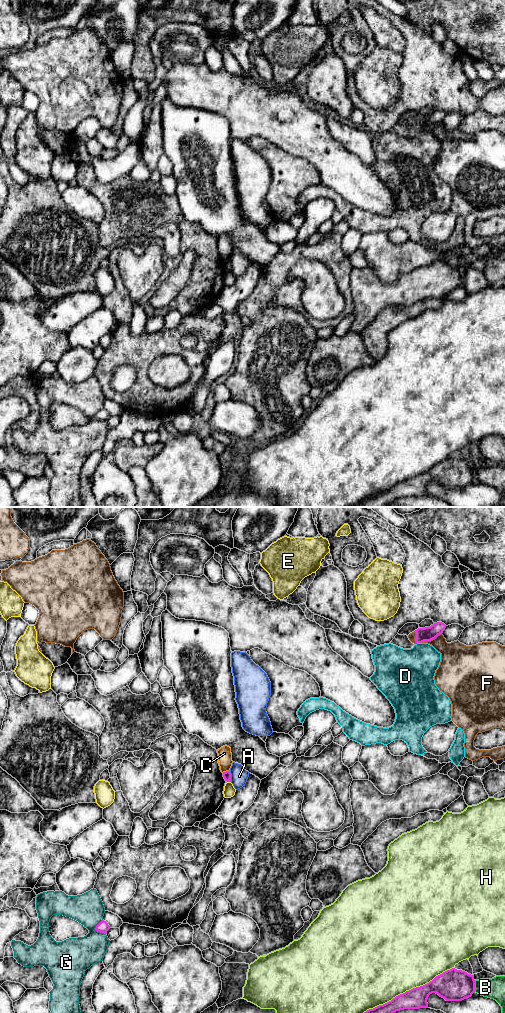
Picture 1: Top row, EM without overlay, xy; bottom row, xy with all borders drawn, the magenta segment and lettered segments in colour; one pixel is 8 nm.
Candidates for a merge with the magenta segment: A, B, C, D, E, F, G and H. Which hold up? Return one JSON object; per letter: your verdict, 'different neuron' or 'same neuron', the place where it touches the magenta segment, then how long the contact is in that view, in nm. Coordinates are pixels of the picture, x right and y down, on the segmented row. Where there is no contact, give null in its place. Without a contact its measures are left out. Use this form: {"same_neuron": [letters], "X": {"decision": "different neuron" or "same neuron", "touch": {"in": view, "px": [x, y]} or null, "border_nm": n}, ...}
{"same_neuron": [], "A": {"decision": "different neuron", "touch": {"in": "xy", "px": [230, 776]}, "border_nm": 100}, "B": {"decision": "different neuron", "touch": {"in": "xy", "px": [474, 986]}, "border_nm": 100}, "C": {"decision": "different neuron", "touch": {"in": "xy", "px": [226, 771]}, "border_nm": 70}, "D": {"decision": "different neuron", "touch": {"in": "xy", "px": [419, 642]}, "border_nm": 40}, "E": {"decision": "different neuron", "touch": {"in": "xy", "px": [229, 781]}, "border_nm": 30}, "F": {"decision": "different neuron", "touch": {"in": "xy", "px": [431, 639]}, "border_nm": 180}, "G": {"decision": "different neuron", "touch": {"in": "xy", "px": [95, 929]}, "border_nm": 130}, "H": {"decision": "different neuron", "touch": {"in": "xy", "px": [409, 990]}, "border_nm": 800}}

